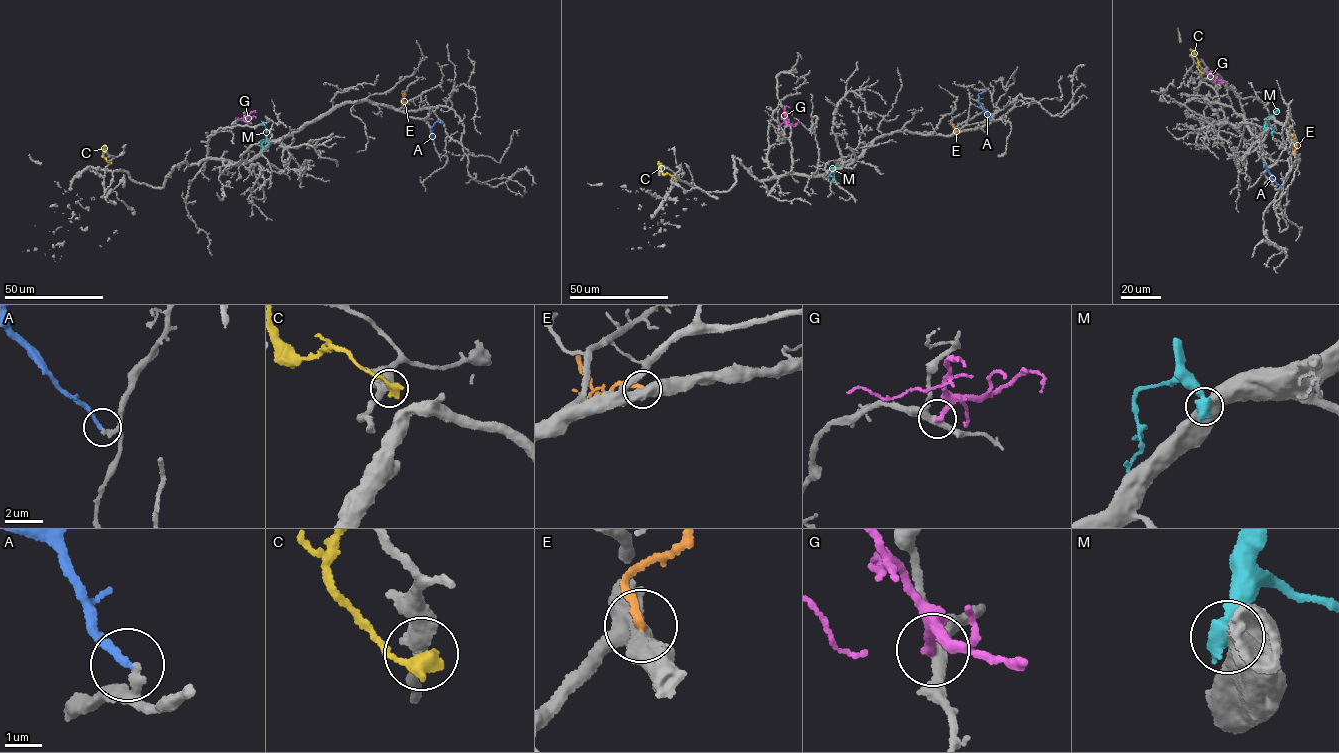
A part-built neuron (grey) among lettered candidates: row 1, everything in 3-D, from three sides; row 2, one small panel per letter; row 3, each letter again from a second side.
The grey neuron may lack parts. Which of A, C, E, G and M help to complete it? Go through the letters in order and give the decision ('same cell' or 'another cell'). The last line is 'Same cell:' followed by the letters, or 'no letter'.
A: same cell
C: another cell
E: another cell
G: another cell
M: another cell
Same cell: A

